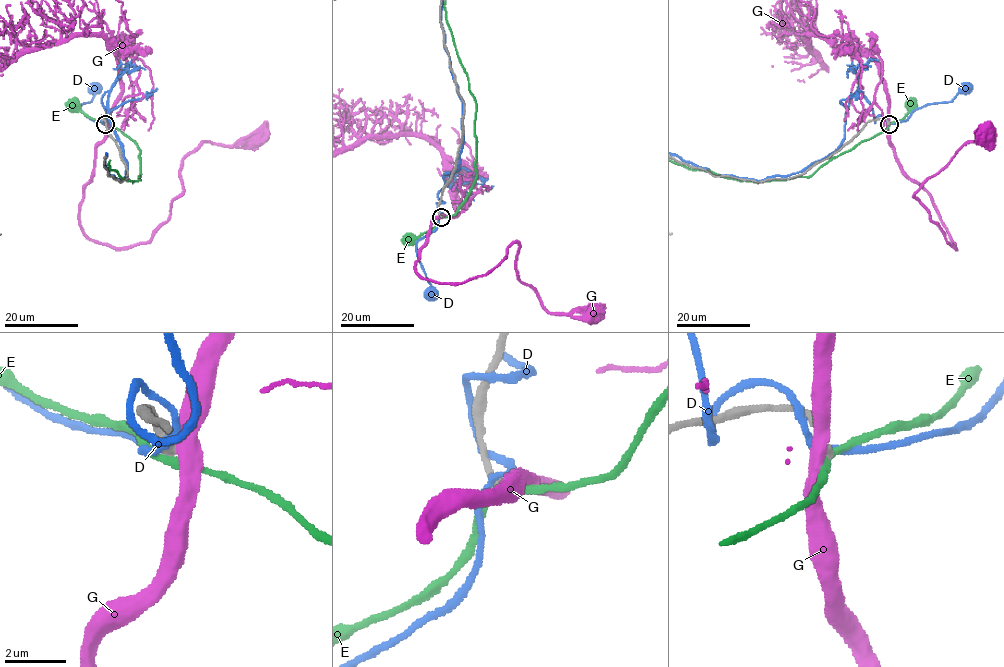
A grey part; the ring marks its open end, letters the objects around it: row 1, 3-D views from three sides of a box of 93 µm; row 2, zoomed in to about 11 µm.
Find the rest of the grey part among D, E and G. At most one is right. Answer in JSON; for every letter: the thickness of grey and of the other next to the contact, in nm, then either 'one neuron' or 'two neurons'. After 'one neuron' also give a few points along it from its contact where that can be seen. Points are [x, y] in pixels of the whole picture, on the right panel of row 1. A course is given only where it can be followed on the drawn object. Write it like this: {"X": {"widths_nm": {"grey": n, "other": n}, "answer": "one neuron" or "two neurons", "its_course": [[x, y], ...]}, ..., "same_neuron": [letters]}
{"D": {"widths_nm": {"grey": 400, "other": 200}, "answer": "two neurons"}, "E": {"widths_nm": {"grey": 380, "other": 260}, "answer": "two neurons"}, "G": {"widths_nm": {"grey": 400, "other": 500}, "answer": "two neurons"}, "same_neuron": []}

